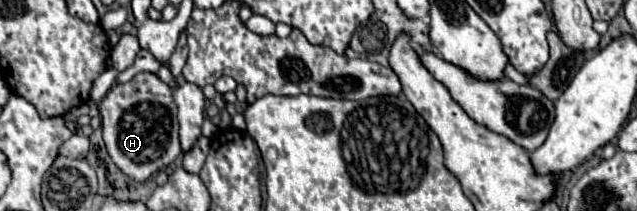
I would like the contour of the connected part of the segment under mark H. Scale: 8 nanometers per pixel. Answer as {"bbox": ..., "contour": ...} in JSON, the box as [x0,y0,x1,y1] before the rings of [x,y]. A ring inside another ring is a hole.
{"bbox":[99,72,179,182],"contour":[[[141,72],[127,84],[117,84],[99,104],[103,120],[103,140],[111,160],[129,178],[143,182],[155,172],[165,170],[179,154],[179,124],[173,90],[157,74]]]}

